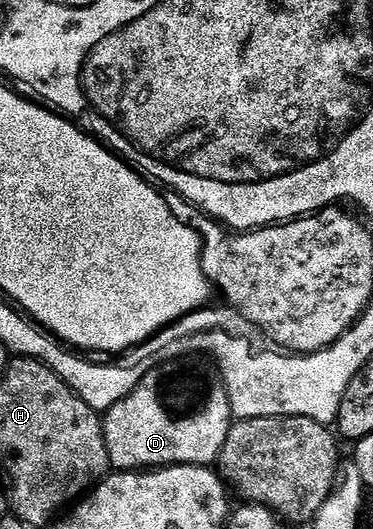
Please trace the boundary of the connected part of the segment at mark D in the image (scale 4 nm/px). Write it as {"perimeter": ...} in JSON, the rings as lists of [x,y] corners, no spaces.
{"perimeter":[[[176,360],[161,368],[149,367],[136,389],[103,413],[102,419],[112,468],[122,472],[174,468],[178,464],[215,465],[226,442],[226,434],[234,423],[230,398],[217,365],[204,360]]]}

